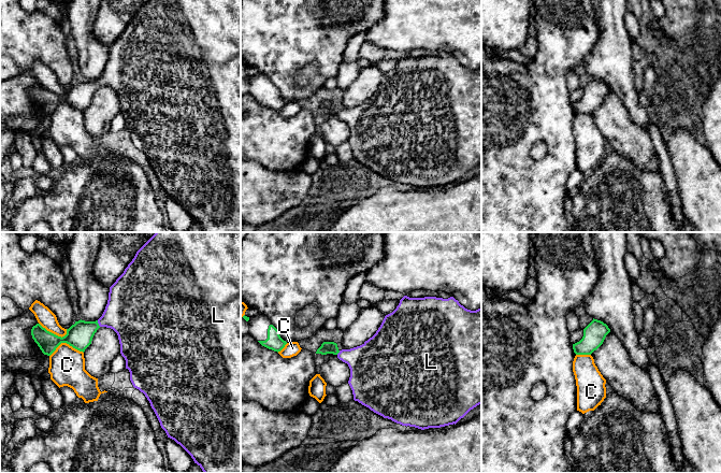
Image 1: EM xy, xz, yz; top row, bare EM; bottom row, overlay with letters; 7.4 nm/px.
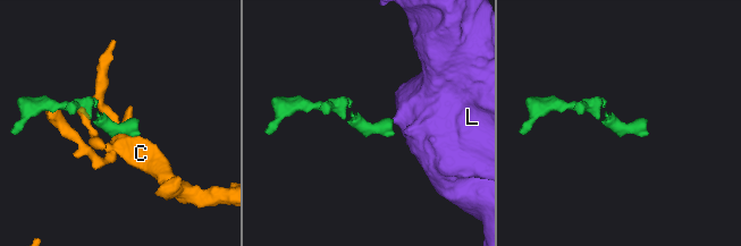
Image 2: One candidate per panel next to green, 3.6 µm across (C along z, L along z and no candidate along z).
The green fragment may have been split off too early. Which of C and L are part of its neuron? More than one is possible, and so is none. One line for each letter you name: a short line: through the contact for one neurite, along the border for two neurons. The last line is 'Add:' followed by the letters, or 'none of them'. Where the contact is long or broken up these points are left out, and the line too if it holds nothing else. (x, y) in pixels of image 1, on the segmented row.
L: Line: xy (80, 335), (98, 324), (121, 313), (129, 312)
Add: L

